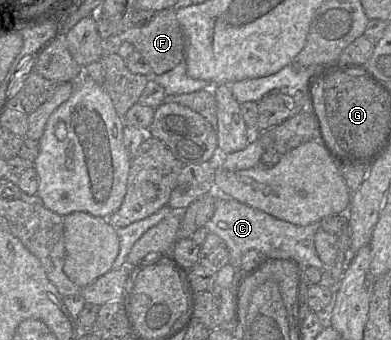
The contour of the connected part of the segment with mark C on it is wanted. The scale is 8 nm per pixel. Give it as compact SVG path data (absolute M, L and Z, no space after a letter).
M217 194L216 209L206 223L206 229L209 233L214 233L218 235L227 245L229 252L229 264L233 266L235 273L234 279L231 285L232 288L236 285L236 288L233 293L233 301L235 303L236 310L236 301L240 294L243 282L248 276L247 270L242 270L241 268L241 258L248 250L254 249L260 252L266 260L275 260L275 259L287 259L292 264L296 265L299 269L305 269L307 267L316 267L318 269L323 269L324 264L320 260L314 244L314 236L316 232L320 229L319 222L311 223L306 226L296 226L292 223L277 219L261 210L252 208L244 203L241 203L230 197L224 197Z

